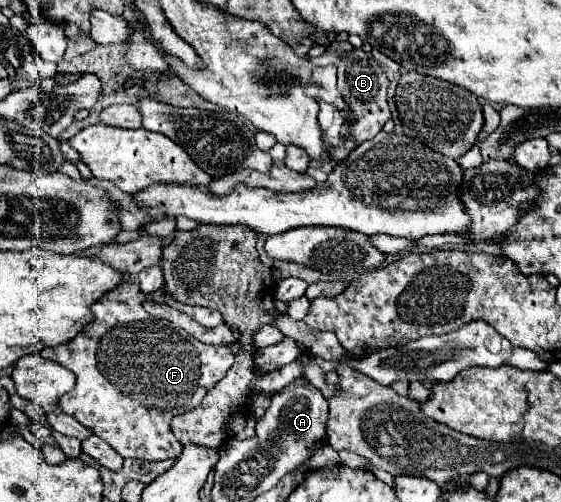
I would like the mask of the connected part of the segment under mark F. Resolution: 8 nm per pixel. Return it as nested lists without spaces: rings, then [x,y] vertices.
[[[137,279],[121,283],[119,289],[105,293],[99,301],[95,301],[95,305],[91,305],[93,321],[87,323],[77,337],[59,347],[47,347],[41,351],[41,355],[67,367],[77,377],[77,389],[65,393],[59,399],[59,407],[107,441],[121,457],[137,457],[147,461],[177,459],[183,445],[171,433],[171,419],[201,405],[207,391],[213,389],[231,369],[233,353],[229,347],[205,345],[183,329],[177,329],[163,319],[149,317],[141,307],[145,299],[147,295],[143,295],[139,289]]]

